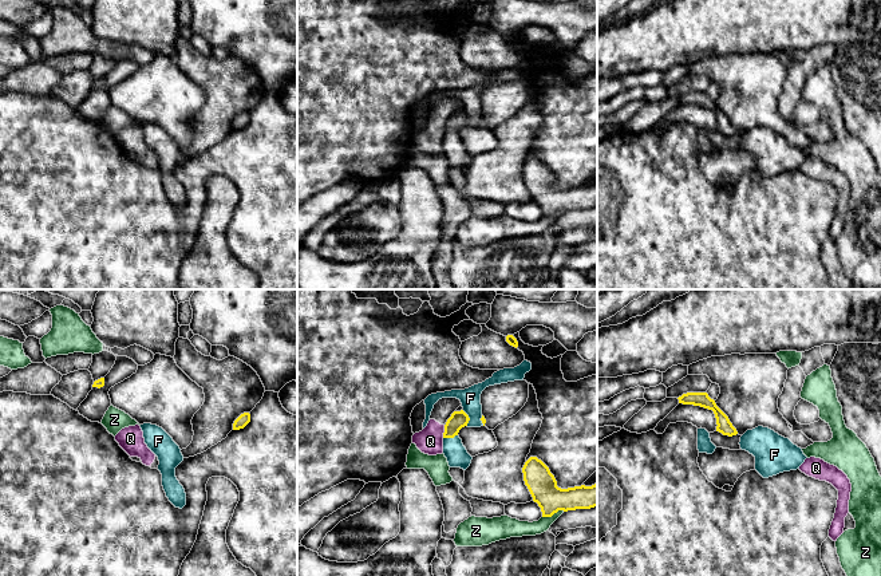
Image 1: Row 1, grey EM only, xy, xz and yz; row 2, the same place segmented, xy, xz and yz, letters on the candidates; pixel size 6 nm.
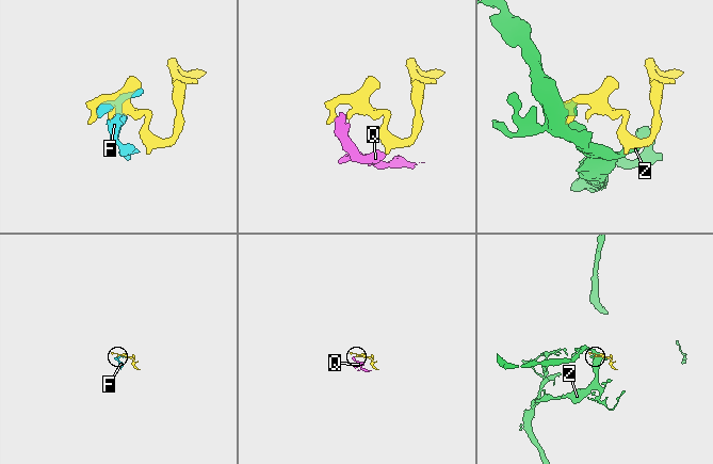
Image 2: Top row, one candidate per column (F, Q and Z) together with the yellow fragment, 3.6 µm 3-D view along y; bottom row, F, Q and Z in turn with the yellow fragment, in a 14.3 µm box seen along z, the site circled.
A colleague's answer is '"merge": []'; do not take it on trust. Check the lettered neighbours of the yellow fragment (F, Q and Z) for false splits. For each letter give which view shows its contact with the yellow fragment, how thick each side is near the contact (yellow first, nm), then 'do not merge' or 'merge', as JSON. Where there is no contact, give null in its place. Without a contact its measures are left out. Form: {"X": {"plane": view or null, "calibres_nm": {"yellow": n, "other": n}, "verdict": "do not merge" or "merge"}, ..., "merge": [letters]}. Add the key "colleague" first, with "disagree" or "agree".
{"colleague": "disagree", "F": {"plane": "xz", "calibres_nm": {"yellow": 110, "other": 130}, "verdict": "merge"}, "Q": {"plane": "xz", "calibres_nm": {"yellow": 110, "other": 160}, "verdict": "do not merge"}, "Z": {"plane": "xz", "calibres_nm": {"yellow": 170, "other": 110}, "verdict": "do not merge"}, "merge": ["F"]}

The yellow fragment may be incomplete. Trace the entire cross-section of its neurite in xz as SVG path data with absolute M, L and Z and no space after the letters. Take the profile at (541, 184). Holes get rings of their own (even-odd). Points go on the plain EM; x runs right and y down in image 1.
M530 157L524 167L524 181L542 217L552 217L558 210L590 209L597 206L597 184L561 189L549 167L537 157Z

